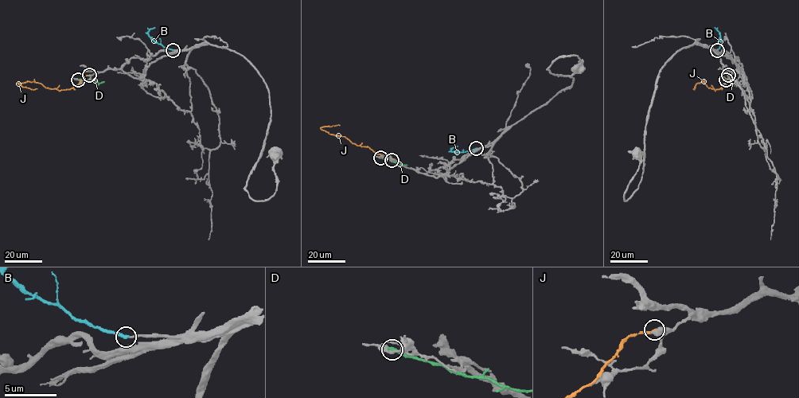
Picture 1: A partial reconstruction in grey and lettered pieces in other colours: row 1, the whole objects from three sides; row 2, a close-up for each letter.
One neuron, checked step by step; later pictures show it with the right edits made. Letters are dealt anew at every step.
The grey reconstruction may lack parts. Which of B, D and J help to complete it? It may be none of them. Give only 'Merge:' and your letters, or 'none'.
Merge: B

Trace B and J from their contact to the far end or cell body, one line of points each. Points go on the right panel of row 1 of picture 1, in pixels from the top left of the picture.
B: (717, 50), (720, 44), (720, 37), (715, 27)
J: (728, 75), (718, 89), (708, 87), (704, 82), (697, 83), (693, 88)

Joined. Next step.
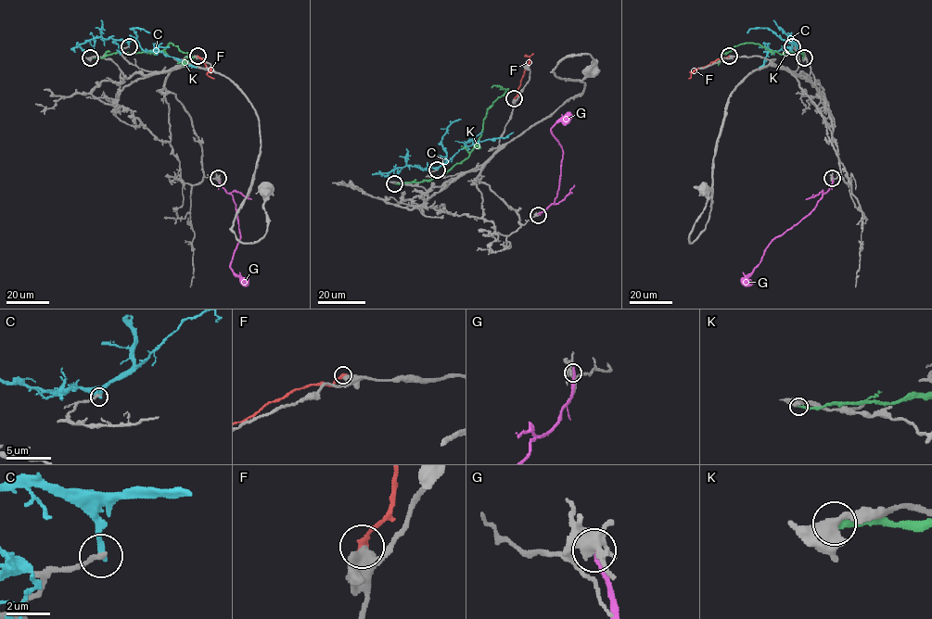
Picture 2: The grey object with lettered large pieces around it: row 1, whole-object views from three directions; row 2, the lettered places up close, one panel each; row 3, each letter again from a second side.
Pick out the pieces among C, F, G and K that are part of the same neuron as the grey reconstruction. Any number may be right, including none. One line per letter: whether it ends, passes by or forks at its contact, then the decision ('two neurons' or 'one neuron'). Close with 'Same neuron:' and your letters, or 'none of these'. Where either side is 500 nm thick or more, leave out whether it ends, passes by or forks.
C: it ends | two neurons
F: two neurons
G: it ends | two neurons
K: it ends | two neurons
Same neuron: none of these

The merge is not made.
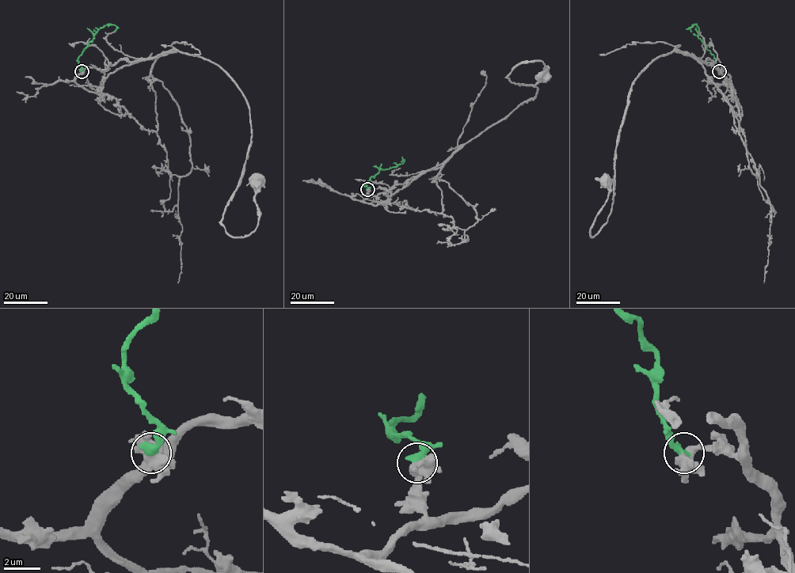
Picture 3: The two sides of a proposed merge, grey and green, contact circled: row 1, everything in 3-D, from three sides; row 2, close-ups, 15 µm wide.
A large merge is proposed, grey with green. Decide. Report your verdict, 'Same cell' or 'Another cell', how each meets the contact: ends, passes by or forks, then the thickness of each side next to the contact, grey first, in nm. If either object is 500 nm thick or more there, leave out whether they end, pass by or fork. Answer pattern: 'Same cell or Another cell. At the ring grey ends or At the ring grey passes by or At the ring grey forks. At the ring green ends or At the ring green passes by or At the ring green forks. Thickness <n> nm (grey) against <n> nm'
Another cell. Thickness 500 nm (grey) against 480 nm

